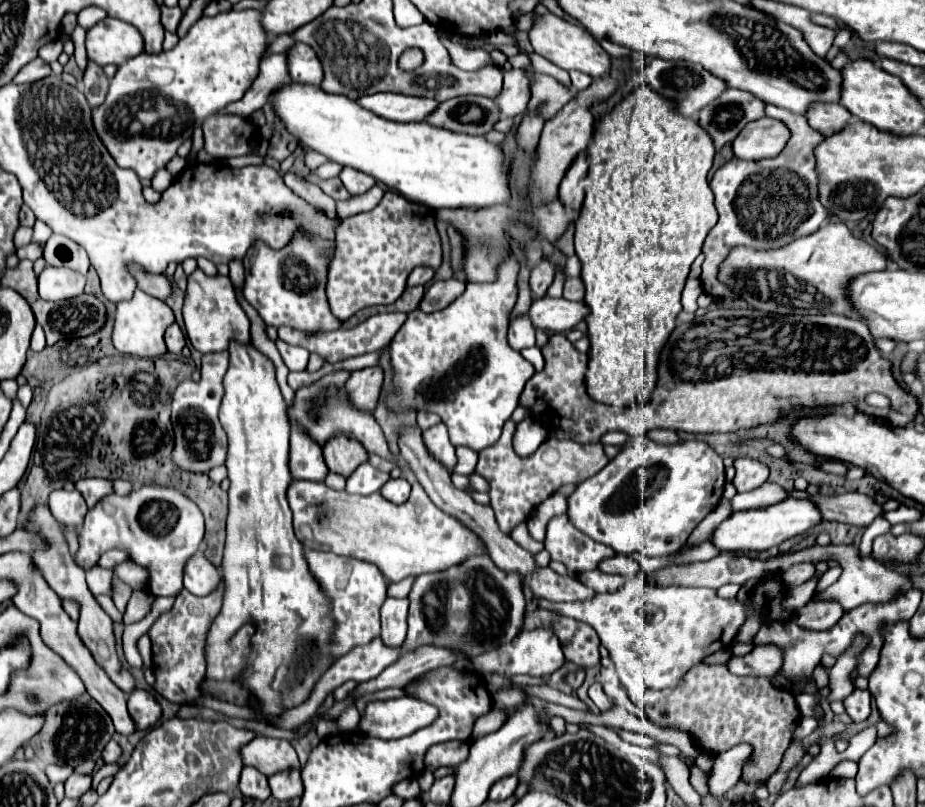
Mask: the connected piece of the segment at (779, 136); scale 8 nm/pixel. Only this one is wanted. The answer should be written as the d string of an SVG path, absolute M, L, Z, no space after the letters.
M759 118L747 124L741 134L733 140L733 152L737 158L761 160L775 158L783 152L791 138L791 130L775 118Z

